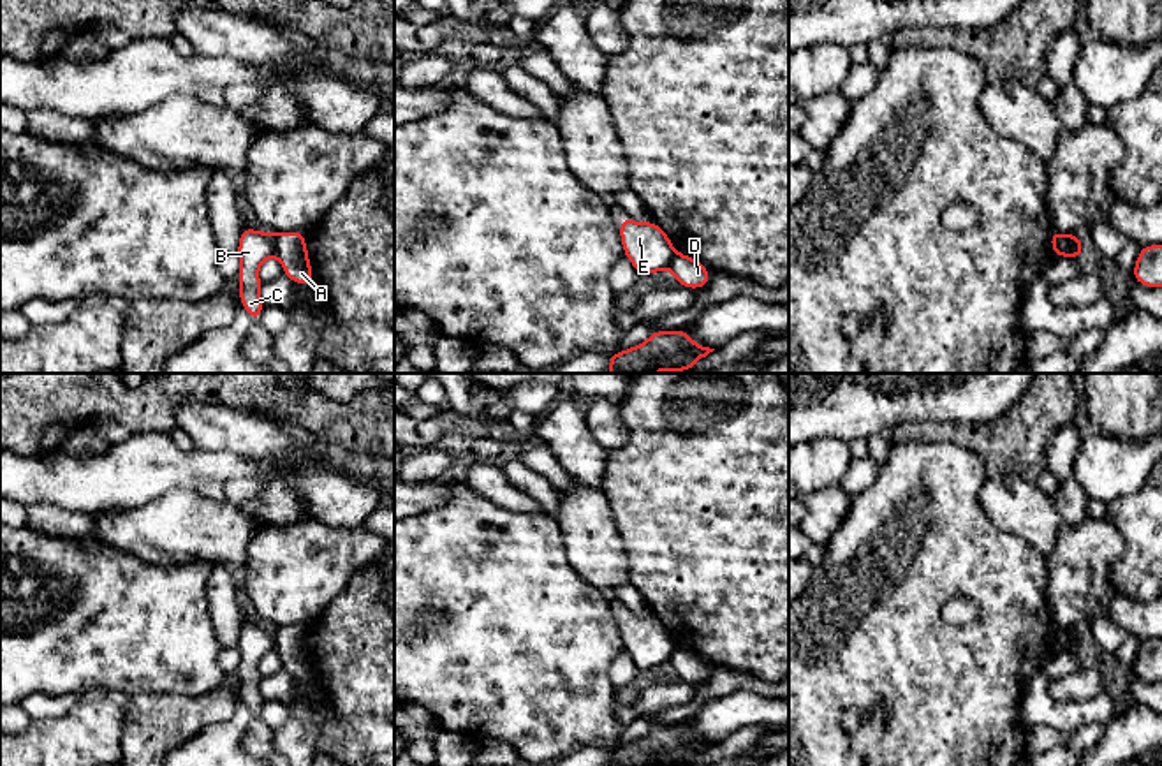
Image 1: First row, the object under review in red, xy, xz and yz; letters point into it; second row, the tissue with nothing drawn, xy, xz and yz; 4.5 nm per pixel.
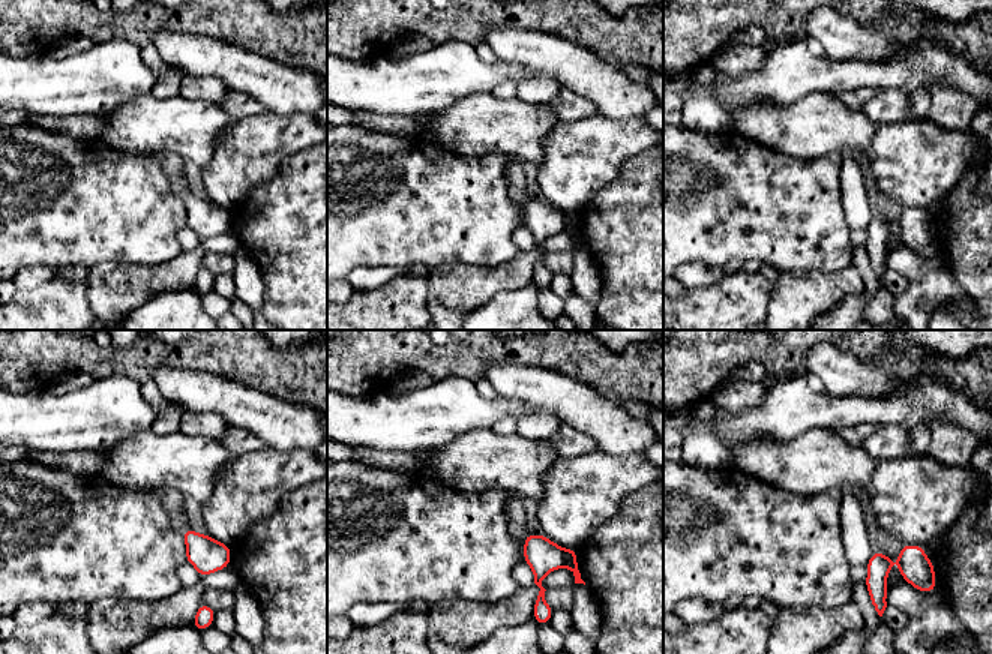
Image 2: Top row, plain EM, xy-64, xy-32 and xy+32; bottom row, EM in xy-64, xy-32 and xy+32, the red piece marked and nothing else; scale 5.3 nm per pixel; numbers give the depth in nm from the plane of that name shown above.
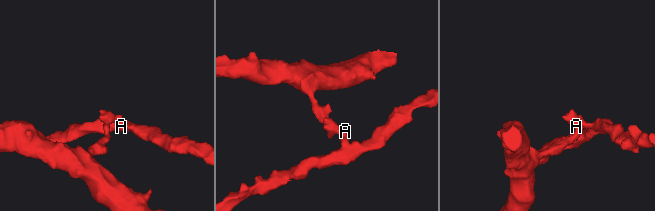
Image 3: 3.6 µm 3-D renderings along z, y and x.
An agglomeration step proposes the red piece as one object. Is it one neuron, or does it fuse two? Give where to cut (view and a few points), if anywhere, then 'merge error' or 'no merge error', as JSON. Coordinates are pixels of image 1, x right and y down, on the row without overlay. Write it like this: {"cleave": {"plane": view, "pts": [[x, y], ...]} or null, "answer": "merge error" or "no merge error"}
{"cleave": {"plane": "xy", "pts": [[273, 629], [277, 648]]}, "answer": "merge error"}

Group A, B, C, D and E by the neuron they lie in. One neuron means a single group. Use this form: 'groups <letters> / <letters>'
groups A D / B C E

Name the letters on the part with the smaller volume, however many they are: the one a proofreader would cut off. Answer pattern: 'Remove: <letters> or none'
Remove: A, D

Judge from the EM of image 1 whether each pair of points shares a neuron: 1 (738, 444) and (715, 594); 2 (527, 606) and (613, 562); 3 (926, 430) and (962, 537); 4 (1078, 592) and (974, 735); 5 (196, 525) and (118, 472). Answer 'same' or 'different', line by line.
1: same
2: different
3: different
4: different
5: different

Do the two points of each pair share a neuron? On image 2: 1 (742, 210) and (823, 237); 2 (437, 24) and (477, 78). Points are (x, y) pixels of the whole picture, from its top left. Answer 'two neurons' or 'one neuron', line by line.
1: one neuron
2: two neurons

